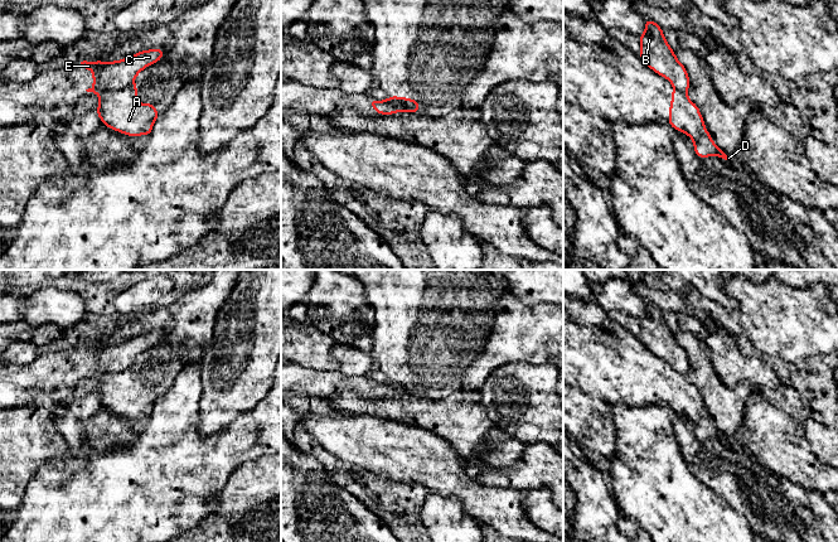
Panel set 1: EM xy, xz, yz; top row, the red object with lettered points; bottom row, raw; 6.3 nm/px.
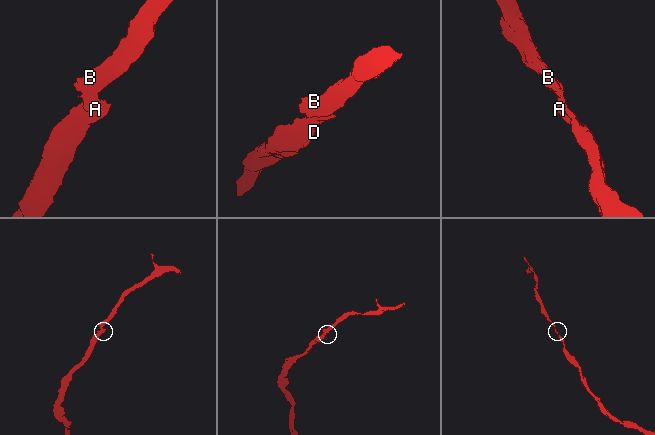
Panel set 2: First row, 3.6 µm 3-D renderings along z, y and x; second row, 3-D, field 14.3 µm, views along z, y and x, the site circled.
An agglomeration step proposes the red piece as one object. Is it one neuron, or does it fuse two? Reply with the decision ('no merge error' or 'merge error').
merge error

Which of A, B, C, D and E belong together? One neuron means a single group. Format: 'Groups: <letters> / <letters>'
Groups: A D / B C E

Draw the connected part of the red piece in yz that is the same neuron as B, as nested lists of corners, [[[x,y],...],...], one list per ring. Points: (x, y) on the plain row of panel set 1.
[[[645,301],[645,314],[639,318],[641,343],[657,357],[667,360],[675,372],[689,372],[689,358],[677,342],[674,333],[664,320],[663,311],[650,301]]]

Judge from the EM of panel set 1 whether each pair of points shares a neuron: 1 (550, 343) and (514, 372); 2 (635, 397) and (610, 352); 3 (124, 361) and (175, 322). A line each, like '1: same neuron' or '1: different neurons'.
1: different neurons
2: same neuron
3: different neurons

